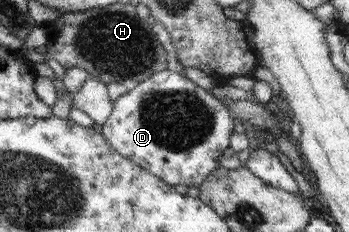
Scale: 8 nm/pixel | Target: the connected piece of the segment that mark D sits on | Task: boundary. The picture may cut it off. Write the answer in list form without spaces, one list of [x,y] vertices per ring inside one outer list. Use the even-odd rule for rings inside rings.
[[[165,70],[117,98],[112,115],[102,127],[107,140],[117,152],[155,173],[167,181],[167,184],[199,188],[207,177],[220,167],[221,155],[230,147],[230,138],[235,128],[233,118],[228,106],[221,99],[215,98],[209,89],[197,86],[195,82],[185,78],[183,72]]]

